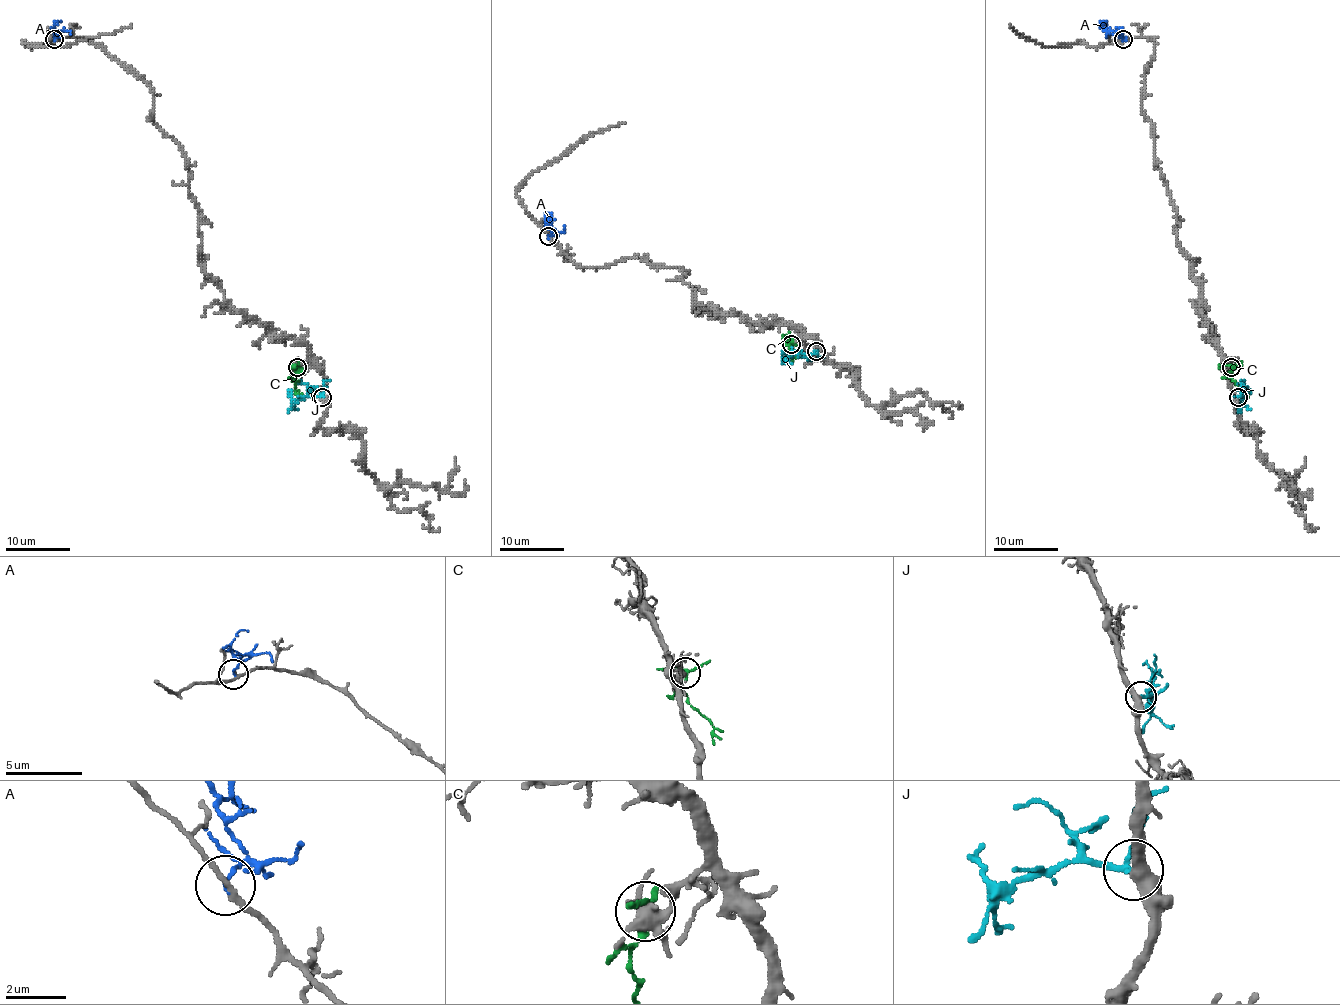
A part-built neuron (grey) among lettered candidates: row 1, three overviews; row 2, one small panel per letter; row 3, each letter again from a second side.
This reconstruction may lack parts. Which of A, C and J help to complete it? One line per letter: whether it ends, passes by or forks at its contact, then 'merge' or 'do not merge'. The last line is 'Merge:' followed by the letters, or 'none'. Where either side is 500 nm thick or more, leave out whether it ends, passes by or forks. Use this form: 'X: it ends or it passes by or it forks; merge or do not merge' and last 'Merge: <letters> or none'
A: it ends; do not merge
C: it forks; do not merge
J: it passes by; merge
Merge: J

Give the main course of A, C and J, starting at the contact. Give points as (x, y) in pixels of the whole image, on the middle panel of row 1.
A: (549, 236), (552, 230), (547, 218), (555, 220)
C: (791, 343), (788, 345), (789, 355), (794, 358)
J: (817, 352), (786, 358), (791, 364)

